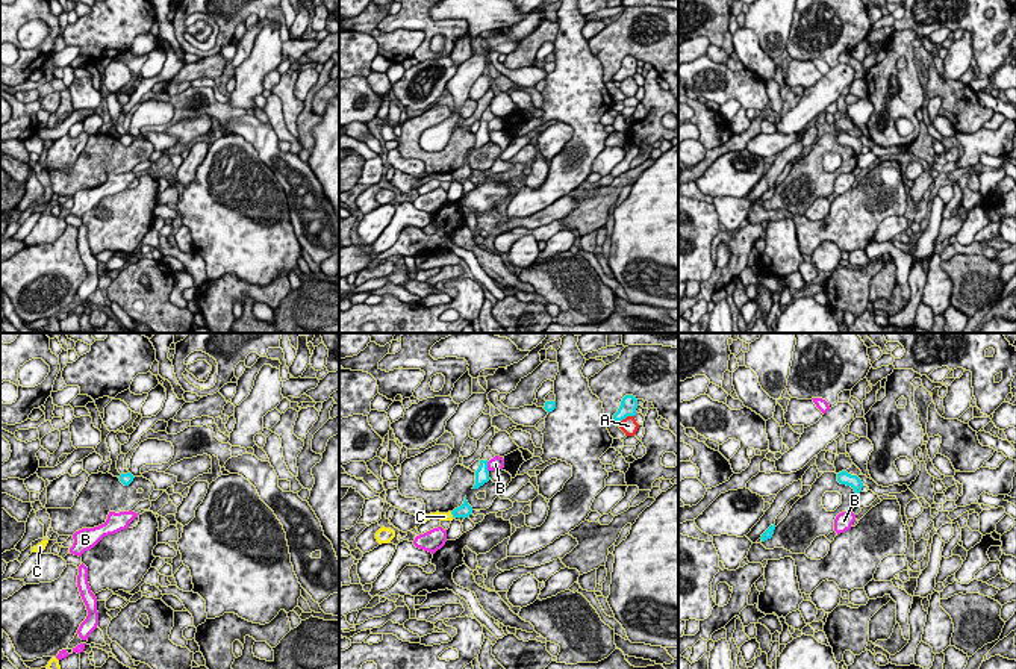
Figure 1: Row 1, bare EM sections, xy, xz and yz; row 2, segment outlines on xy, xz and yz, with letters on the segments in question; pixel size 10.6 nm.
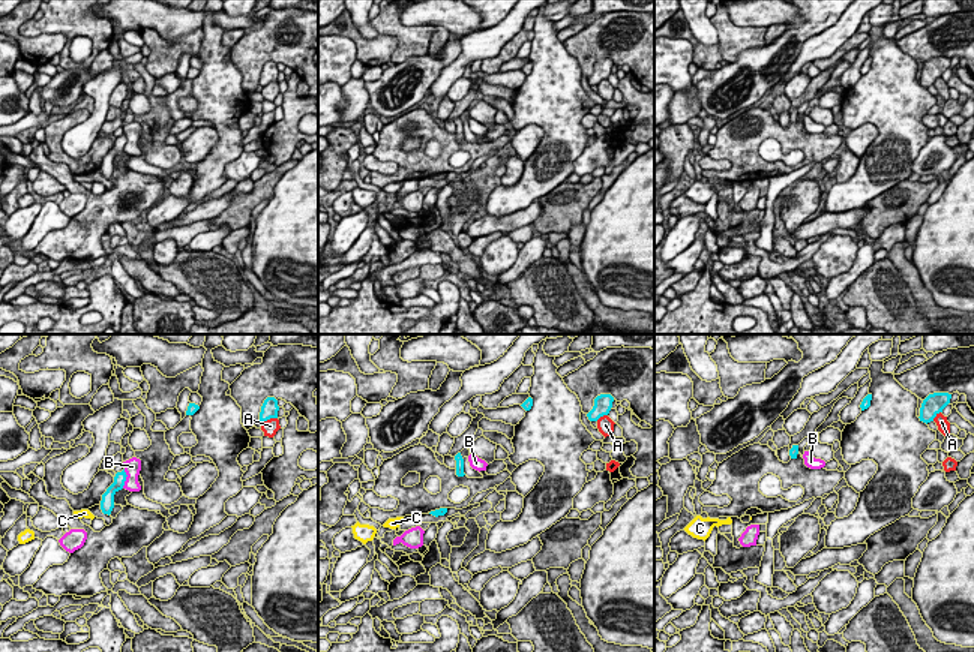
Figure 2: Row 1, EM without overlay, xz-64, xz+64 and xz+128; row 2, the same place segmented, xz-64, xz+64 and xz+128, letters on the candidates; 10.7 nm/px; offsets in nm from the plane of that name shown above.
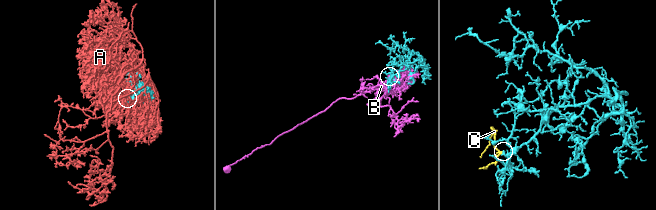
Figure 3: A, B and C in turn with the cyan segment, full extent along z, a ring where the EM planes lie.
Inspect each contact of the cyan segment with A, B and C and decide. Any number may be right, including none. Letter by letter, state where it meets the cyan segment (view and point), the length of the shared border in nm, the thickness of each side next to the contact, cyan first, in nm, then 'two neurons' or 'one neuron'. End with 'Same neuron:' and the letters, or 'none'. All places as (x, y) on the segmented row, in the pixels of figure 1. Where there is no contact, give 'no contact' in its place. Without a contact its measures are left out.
A: contact xz (627, 415); length 160 nm; calibres 190 and 180 nm; two neurons
B: contact xz (486, 466); length 110 nm; calibres 160 and 140 nm; two neurons
C: contact xz (451, 513); length 70 nm; calibres 140 and 100 nm; two neurons
Same neuron: none

